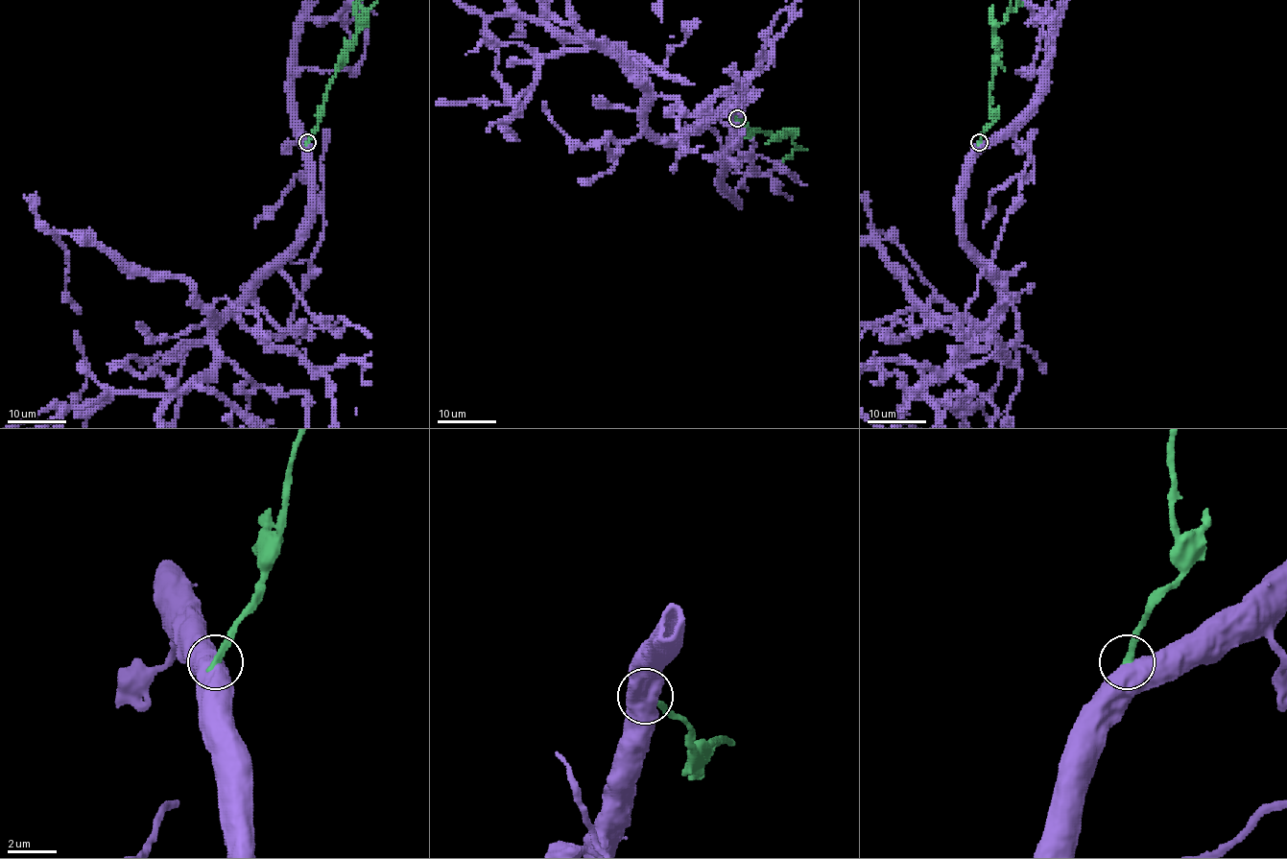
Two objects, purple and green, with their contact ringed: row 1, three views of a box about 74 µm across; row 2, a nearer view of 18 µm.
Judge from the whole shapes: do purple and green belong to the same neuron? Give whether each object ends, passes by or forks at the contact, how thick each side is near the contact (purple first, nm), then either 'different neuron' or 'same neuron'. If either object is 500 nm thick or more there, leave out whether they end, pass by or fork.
850 nm thick on the purple side, 260 nm on the other; different neuron

